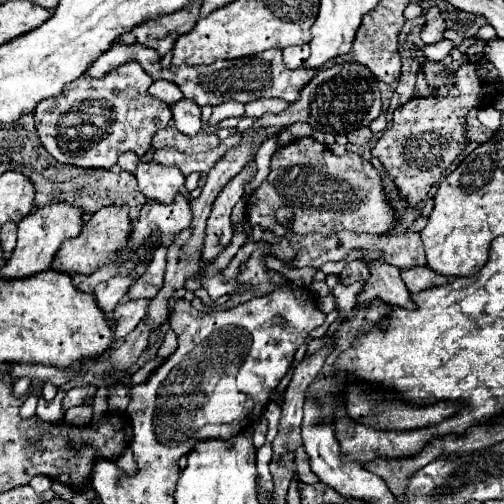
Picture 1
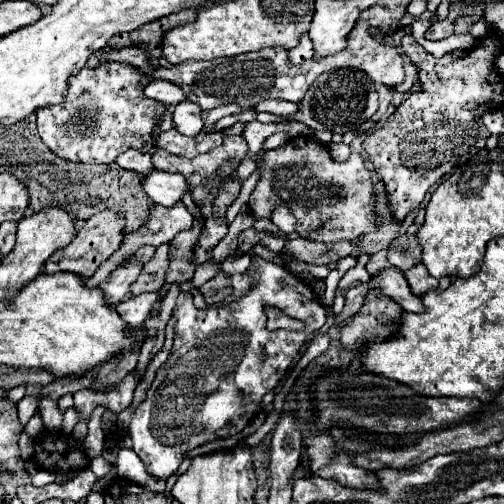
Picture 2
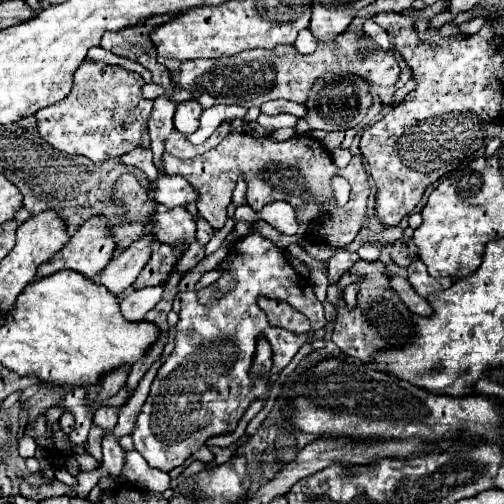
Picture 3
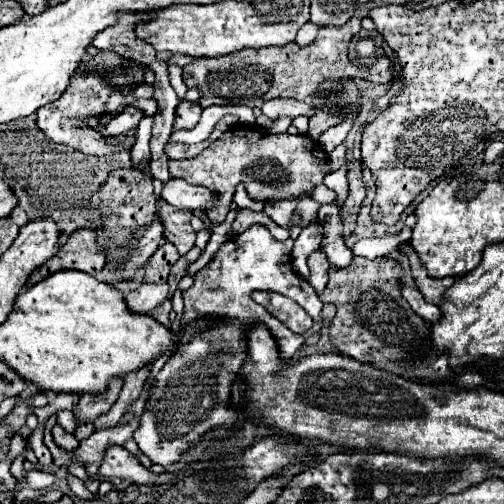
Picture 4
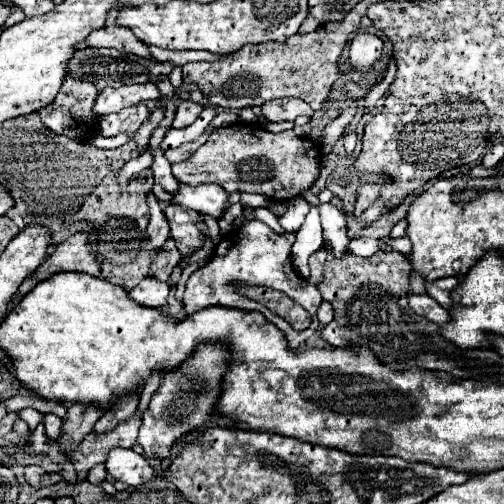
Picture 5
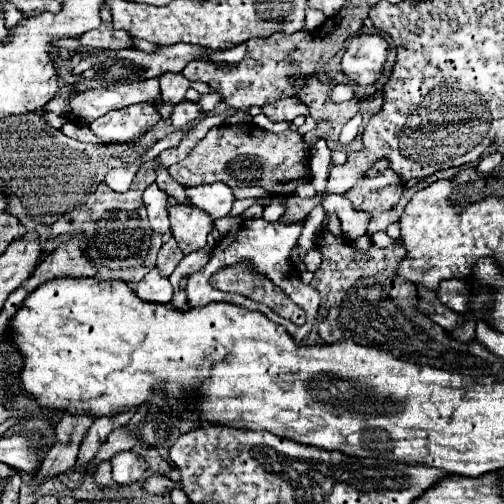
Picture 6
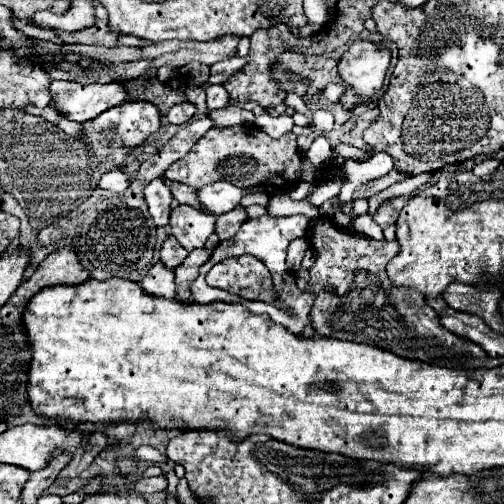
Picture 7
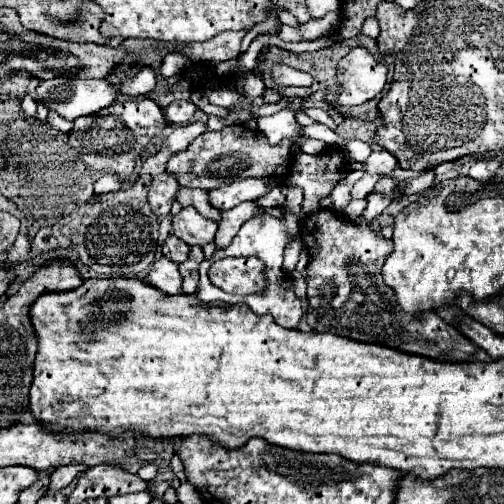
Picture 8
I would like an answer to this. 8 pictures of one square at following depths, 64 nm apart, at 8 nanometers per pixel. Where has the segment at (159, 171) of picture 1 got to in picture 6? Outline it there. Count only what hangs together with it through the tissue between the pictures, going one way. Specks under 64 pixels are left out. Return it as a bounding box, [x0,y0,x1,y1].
[188,182,234,218]

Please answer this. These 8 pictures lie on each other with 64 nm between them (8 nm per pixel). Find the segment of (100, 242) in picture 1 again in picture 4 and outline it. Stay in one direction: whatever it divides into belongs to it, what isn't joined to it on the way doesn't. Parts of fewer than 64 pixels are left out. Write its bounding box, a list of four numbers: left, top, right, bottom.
[26,222,106,288]

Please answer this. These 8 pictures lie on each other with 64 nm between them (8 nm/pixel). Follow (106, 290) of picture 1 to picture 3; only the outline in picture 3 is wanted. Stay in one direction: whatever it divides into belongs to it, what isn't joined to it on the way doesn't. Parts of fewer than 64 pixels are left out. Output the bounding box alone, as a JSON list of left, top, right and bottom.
[100,234,156,294]

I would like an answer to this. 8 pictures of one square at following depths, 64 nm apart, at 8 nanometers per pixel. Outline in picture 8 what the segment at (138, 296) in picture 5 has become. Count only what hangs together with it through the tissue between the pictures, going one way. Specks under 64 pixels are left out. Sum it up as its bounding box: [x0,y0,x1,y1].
[146,256,182,294]

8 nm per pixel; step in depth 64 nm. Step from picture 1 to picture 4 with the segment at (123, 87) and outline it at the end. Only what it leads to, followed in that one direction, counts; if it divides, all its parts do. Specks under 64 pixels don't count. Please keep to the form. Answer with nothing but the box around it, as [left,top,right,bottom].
[38,74,156,156]

